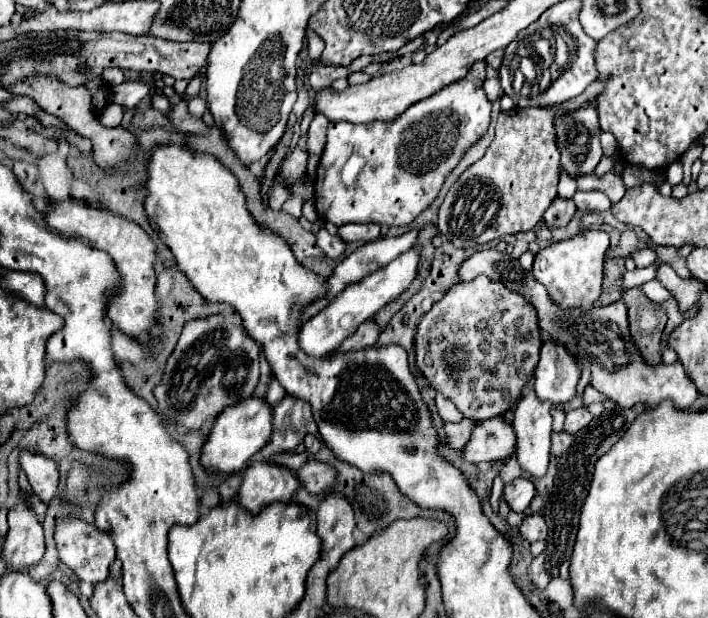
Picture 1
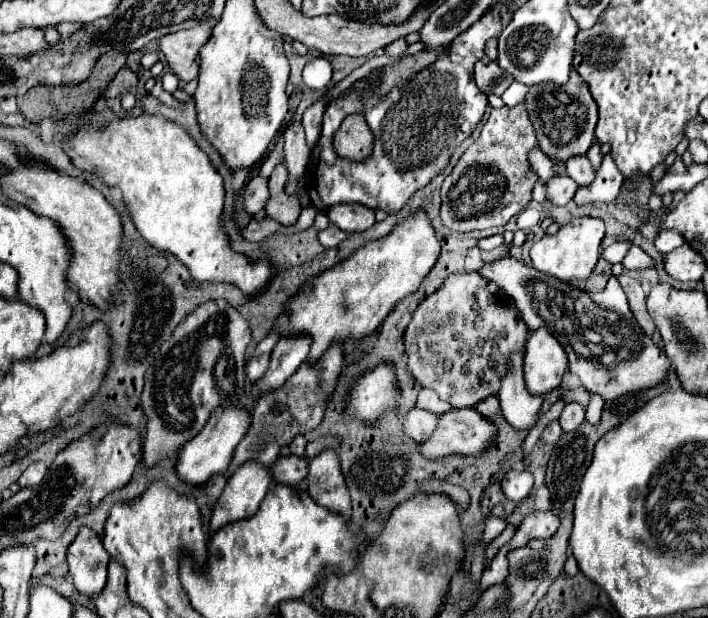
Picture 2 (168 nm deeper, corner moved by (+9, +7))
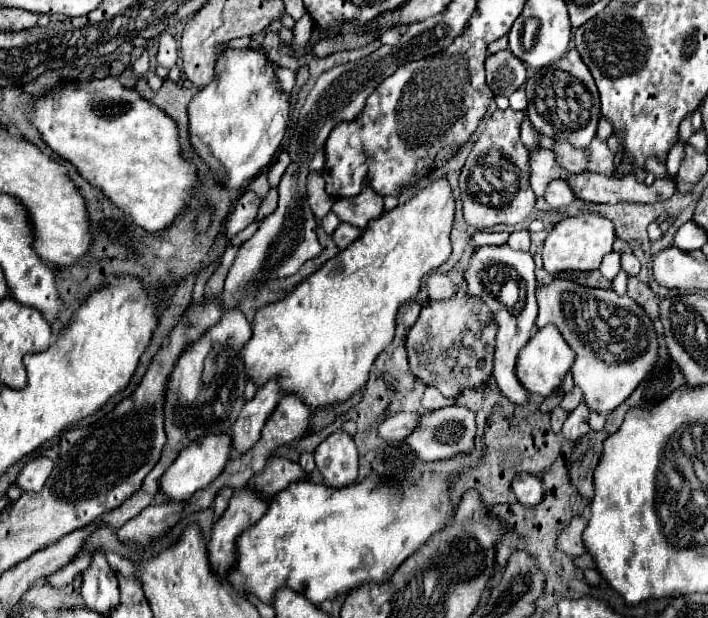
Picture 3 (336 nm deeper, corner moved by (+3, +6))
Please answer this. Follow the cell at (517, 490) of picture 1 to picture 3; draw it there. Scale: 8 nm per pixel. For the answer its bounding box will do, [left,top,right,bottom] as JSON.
[512,473,542,507]

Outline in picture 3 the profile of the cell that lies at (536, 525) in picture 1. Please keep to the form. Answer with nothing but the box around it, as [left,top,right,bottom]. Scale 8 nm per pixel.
[556,515,588,557]

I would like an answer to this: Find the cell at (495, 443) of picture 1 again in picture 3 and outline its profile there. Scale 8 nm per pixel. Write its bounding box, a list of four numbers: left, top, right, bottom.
[406,405,476,463]

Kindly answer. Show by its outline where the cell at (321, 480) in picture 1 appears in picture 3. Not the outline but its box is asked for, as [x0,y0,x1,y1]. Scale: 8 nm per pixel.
[252,457,306,497]

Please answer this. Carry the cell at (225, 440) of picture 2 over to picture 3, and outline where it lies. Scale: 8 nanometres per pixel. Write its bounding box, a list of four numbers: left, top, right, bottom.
[160,433,232,501]

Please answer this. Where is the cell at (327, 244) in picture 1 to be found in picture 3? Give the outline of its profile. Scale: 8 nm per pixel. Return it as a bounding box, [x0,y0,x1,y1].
[332,223,360,249]

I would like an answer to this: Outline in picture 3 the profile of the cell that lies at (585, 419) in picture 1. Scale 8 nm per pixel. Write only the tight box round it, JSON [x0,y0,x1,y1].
[562,403,590,441]

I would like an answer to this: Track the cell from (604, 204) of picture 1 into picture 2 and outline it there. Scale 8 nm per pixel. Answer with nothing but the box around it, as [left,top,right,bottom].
[546,176,578,206]

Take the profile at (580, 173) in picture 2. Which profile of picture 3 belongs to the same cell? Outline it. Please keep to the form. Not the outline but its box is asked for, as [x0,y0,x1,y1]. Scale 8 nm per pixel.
[556,143,590,173]

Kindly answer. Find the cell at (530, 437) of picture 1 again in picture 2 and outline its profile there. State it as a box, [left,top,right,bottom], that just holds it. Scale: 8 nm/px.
[498,352,542,430]

